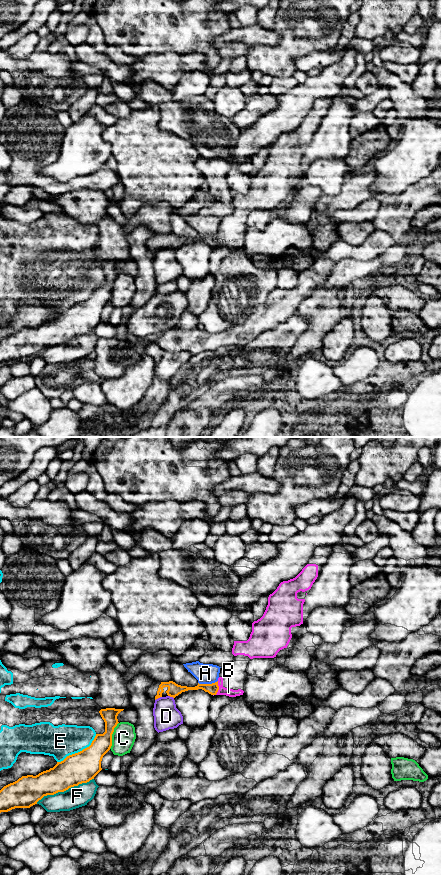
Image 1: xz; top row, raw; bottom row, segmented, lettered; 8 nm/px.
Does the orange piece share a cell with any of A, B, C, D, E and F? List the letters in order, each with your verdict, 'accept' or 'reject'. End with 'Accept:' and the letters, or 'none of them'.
A: reject
B: reject
C: reject
D: reject
E: reject
F: reject
Accept: none of them

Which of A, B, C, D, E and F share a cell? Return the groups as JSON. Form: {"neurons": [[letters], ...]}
{"neurons": [["A"], ["B"], ["C"], ["D"], ["E"], ["F"]]}

